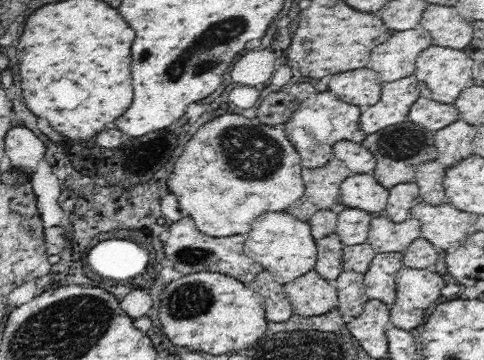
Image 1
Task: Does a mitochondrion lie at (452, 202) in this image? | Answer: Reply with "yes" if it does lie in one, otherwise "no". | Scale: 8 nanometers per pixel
no

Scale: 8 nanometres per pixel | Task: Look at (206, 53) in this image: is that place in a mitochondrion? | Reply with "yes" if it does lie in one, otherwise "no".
yes

